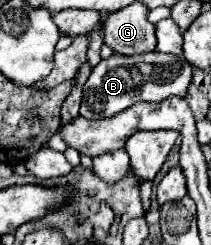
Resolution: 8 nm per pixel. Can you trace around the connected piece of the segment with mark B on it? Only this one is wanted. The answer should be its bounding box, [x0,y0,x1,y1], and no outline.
[80,51,192,119]

